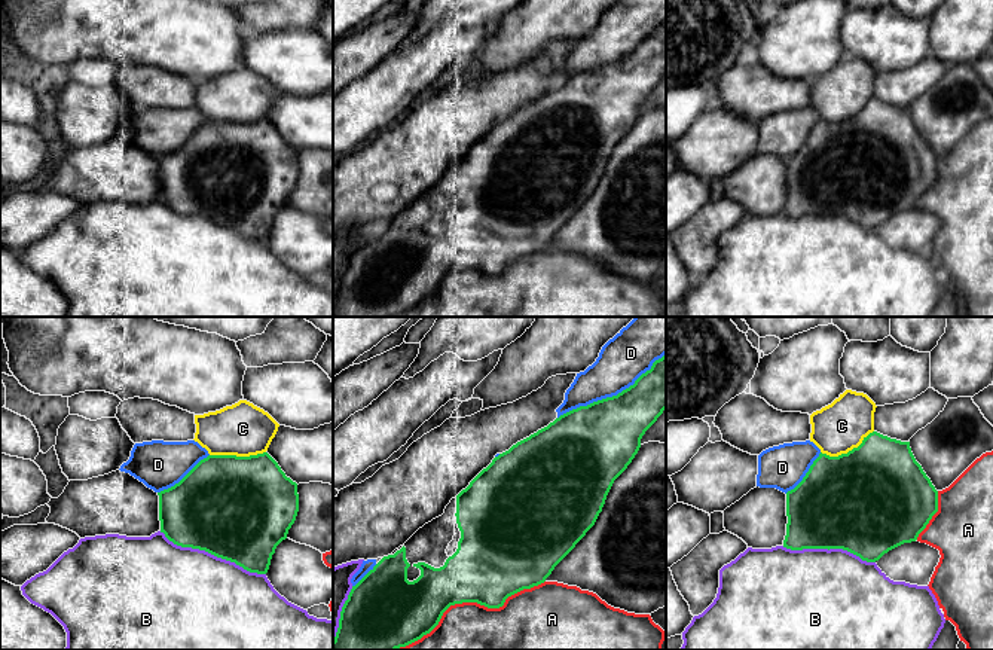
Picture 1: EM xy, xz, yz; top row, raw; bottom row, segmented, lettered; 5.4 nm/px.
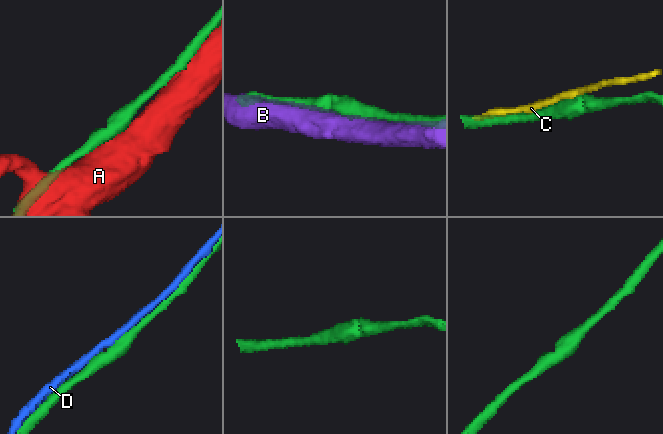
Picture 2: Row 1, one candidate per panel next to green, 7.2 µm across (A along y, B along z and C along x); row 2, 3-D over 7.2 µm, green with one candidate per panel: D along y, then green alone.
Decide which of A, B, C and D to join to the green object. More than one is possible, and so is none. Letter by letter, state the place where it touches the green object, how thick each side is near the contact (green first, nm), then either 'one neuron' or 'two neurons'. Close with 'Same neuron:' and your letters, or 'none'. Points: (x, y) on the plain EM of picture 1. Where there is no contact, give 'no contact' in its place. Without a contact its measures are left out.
A: xz (467, 268) | 400/440 nm | two neurons
B: xy (213, 220) | 500/480 nm | two neurons
C: xy (235, 122) | 500/280 nm | two neurons
D: xz (613, 63) | 400/260 nm | one neuron
Same neuron: D

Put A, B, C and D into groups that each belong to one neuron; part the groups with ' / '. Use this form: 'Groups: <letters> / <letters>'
Groups: A / B / C / D

